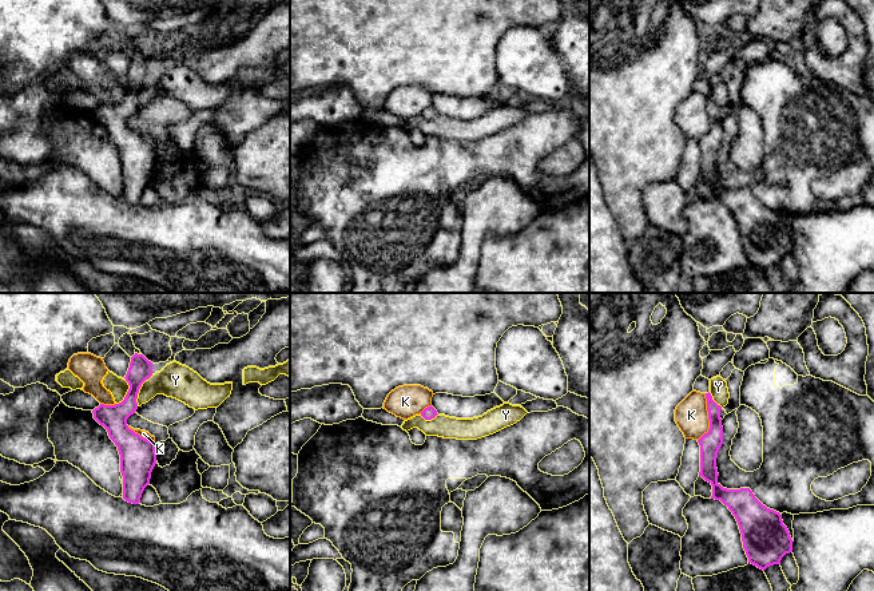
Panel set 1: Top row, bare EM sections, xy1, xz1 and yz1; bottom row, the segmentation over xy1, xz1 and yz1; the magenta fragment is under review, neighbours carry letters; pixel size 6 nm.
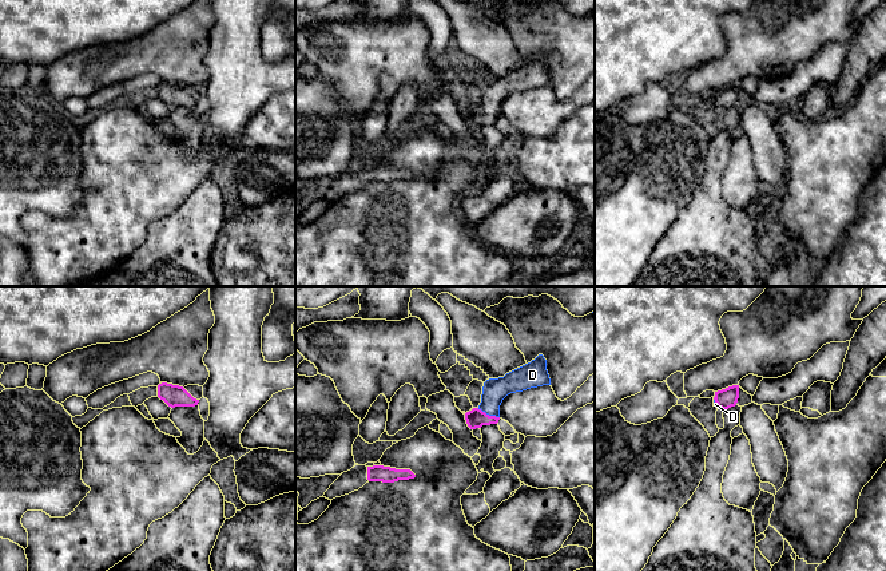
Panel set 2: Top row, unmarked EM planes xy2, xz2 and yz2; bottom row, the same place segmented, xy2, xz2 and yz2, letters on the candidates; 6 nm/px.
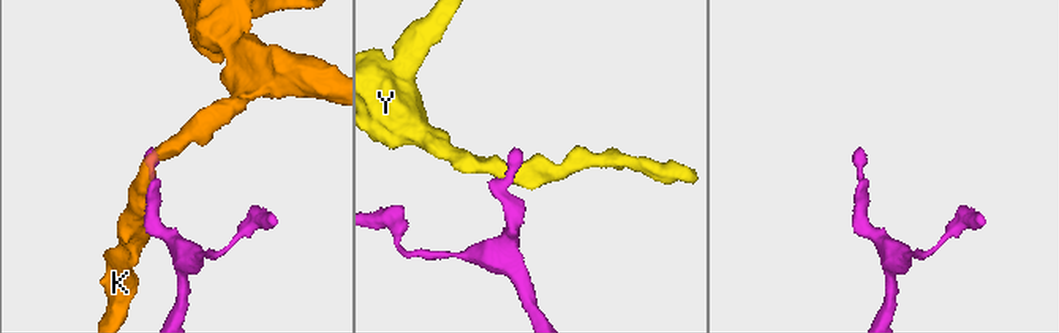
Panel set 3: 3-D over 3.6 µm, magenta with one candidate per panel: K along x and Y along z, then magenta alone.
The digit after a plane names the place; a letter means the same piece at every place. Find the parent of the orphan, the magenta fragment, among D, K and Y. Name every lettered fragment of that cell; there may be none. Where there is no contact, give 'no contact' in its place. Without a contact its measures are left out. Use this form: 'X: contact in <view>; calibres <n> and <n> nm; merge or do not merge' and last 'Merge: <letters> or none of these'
D: contact in xz2; calibres 110 and 150 nm; merge
K: contact in yz1; calibres 130 and 200 nm; do not merge
Y: contact in xy1; calibres 160 and 200 nm; do not merge
Merge: D

